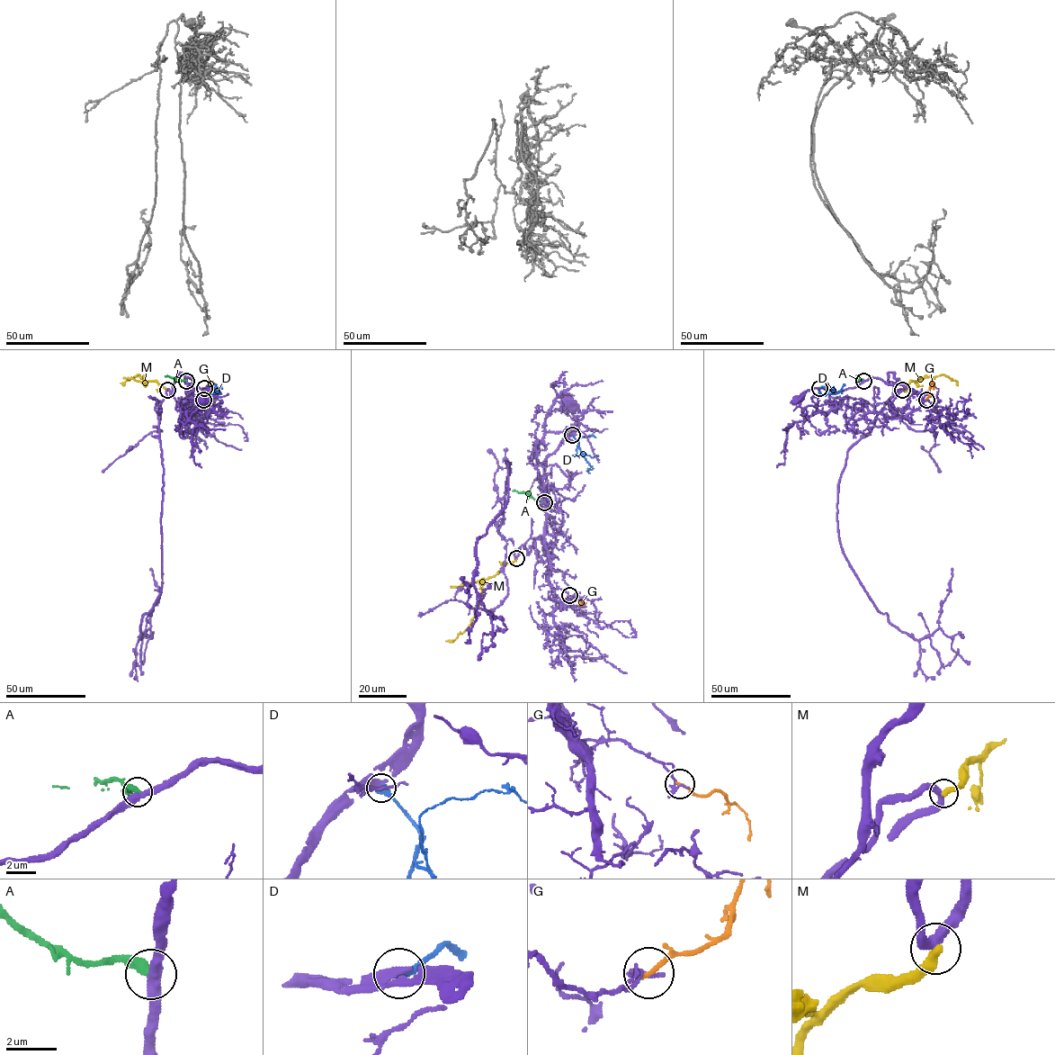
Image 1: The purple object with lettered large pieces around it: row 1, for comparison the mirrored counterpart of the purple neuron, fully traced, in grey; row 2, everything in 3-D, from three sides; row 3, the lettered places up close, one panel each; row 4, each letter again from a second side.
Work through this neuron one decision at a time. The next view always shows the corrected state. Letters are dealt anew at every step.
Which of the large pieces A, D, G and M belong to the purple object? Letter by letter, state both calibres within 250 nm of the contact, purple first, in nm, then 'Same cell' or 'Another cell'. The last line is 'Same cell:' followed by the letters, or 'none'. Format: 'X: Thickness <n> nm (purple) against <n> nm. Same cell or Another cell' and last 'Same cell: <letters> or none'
A: Thickness 400 nm (purple) against 400 nm. Another cell
D: Thickness 400 nm (purple) against 360 nm. Another cell
G: Thickness 320 nm (purple) against 180 nm. Another cell
M: Thickness 360 nm (purple) against 400 nm. Another cell
Same cell: none

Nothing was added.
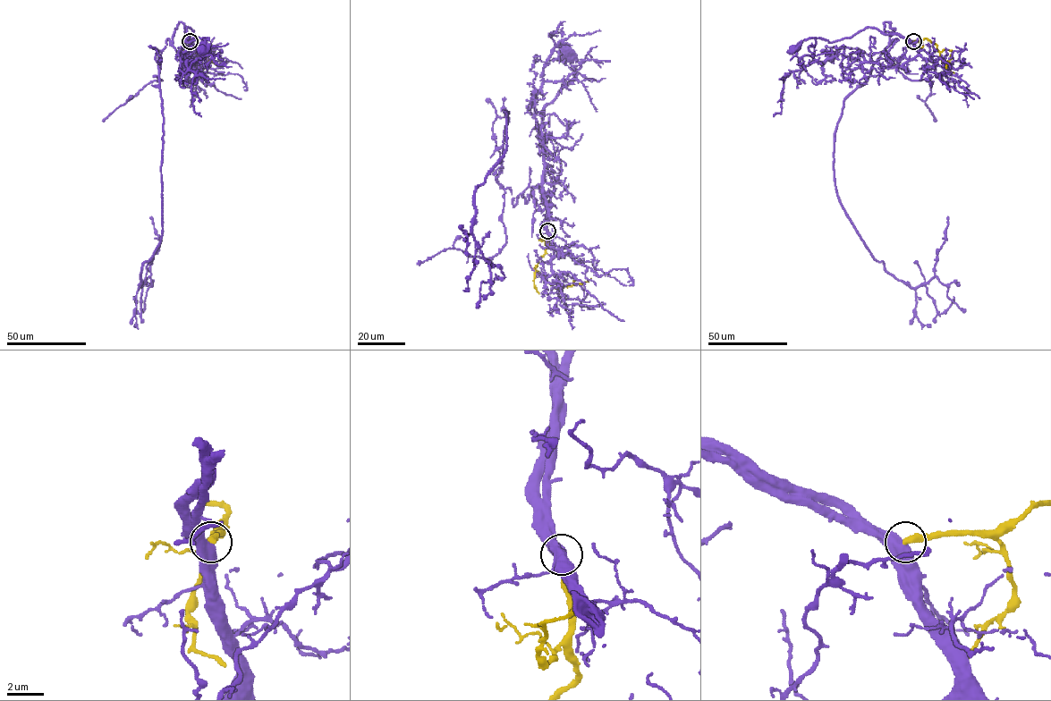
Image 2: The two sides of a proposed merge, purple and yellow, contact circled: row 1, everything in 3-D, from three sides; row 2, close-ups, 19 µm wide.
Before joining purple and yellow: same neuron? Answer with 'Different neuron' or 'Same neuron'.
Different neuron

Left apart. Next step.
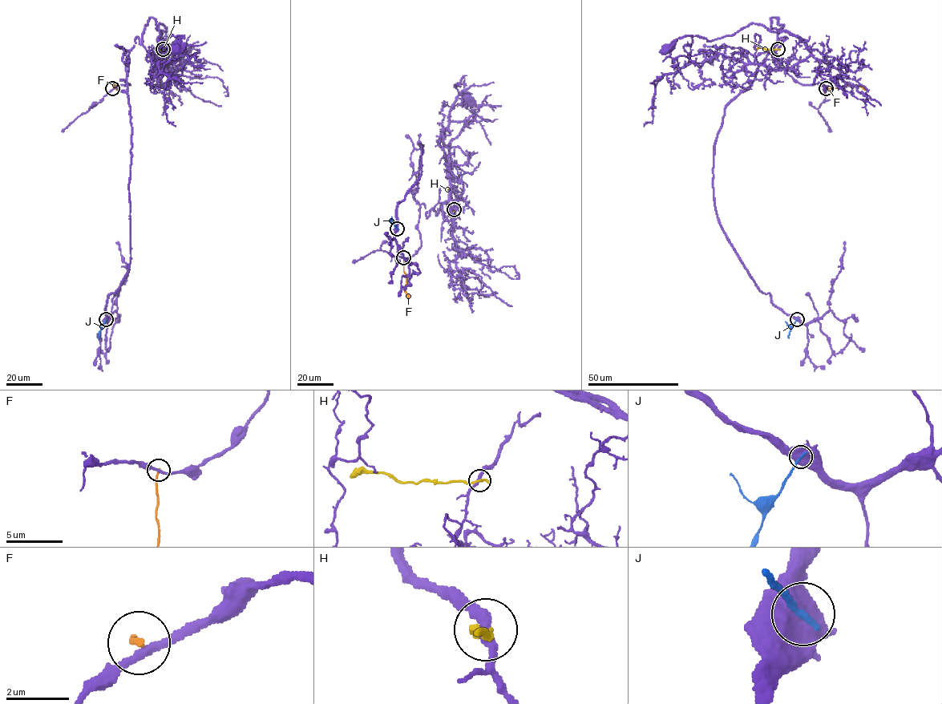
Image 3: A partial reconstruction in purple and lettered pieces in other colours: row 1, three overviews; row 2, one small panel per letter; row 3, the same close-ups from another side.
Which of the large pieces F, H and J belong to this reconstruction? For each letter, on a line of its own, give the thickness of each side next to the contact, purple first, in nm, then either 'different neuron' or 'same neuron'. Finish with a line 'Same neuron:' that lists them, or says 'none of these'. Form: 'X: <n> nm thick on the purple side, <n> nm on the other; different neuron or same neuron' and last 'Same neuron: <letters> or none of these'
F: 240 nm thick on the purple side, 170 nm on the other; different neuron
H: 320 nm thick on the purple side, 280 nm on the other; different neuron
J: 900 nm thick on the purple side, 240 nm on the other; different neuron
Same neuron: none of these

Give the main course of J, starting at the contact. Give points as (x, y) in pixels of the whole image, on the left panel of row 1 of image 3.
J: (106, 319), (98, 338)

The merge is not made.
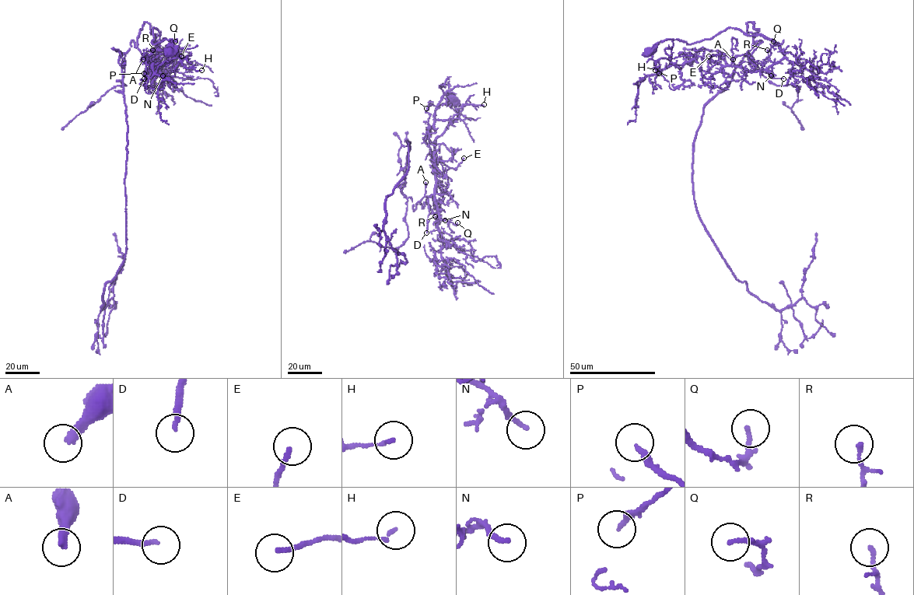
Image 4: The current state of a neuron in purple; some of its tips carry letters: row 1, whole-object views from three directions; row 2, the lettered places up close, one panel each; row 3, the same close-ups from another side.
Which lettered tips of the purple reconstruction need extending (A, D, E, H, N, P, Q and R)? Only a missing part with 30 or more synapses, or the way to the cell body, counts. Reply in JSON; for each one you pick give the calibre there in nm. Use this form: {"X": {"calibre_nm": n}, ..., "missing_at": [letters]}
{"A": {"calibre_nm": 360}, "D": {"calibre_nm": 190}, "N": {"calibre_nm": 200}, "missing_at": ["A", "D", "N"]}

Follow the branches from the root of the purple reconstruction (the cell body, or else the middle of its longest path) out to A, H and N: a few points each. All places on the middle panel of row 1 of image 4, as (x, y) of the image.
A: (453, 98), (458, 115), (434, 145), (438, 210), (432, 197), (422, 208), (420, 202), (425, 182)
H: (453, 98), (458, 115), (434, 145), (441, 232), (428, 132), (465, 104), (484, 104)
N: (453, 98), (451, 107), (458, 115), (434, 145), (441, 232), (439, 216), (445, 220)

